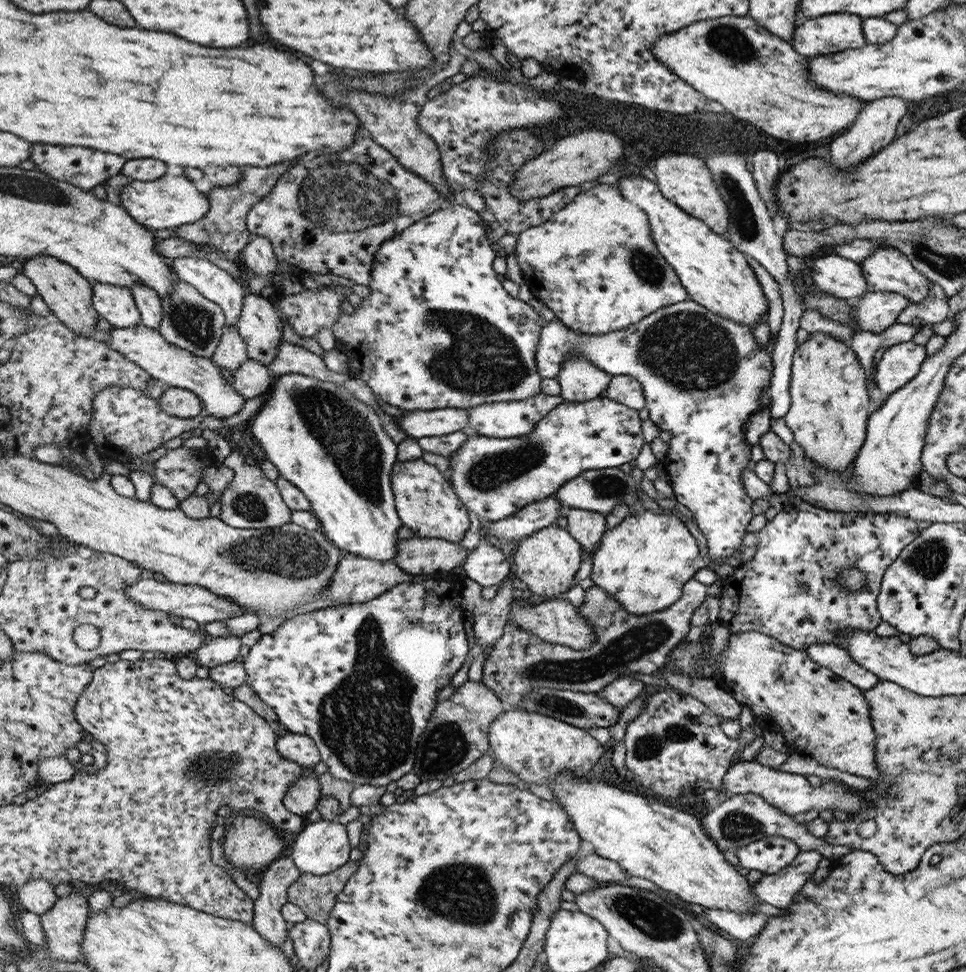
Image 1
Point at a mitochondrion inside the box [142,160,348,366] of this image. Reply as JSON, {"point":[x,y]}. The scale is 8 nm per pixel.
{"point":[195,323]}

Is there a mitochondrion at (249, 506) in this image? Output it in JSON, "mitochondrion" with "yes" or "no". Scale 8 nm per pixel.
{"mitochondrion":"yes"}

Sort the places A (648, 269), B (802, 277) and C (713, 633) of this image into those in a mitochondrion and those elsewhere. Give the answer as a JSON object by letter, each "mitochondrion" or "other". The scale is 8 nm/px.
{"A":"mitochondrion","B":"other","C":"other"}

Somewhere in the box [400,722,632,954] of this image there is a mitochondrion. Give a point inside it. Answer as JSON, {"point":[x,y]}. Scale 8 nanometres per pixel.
{"point":[470,899]}

